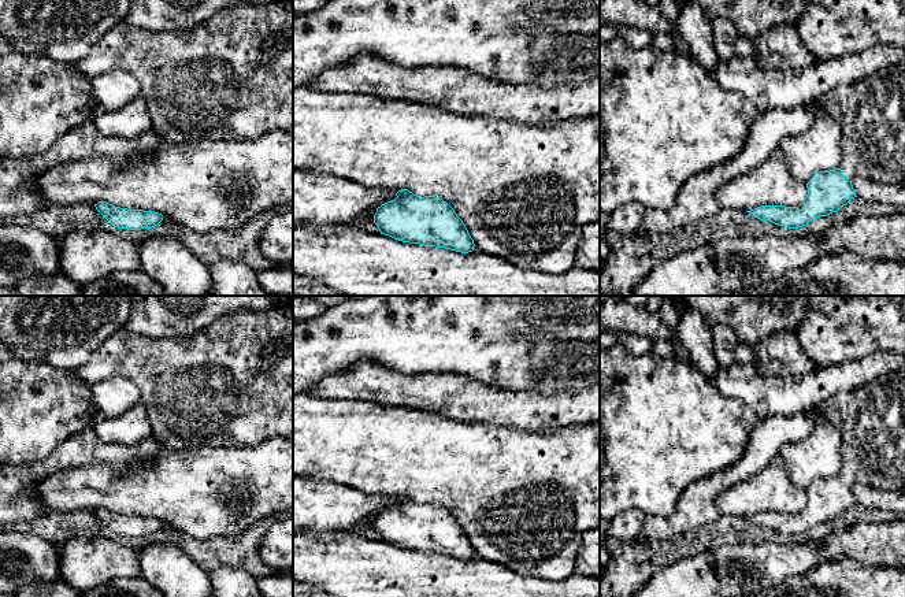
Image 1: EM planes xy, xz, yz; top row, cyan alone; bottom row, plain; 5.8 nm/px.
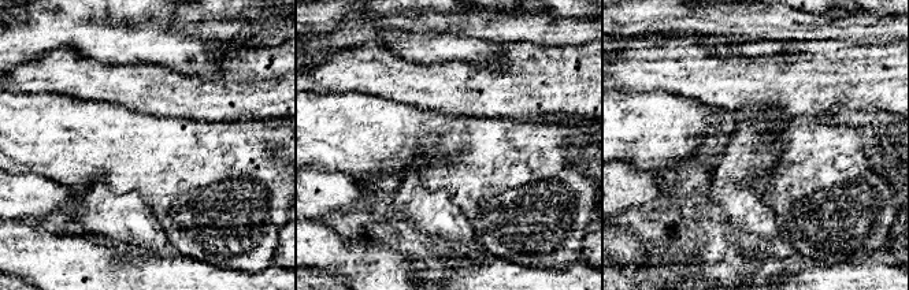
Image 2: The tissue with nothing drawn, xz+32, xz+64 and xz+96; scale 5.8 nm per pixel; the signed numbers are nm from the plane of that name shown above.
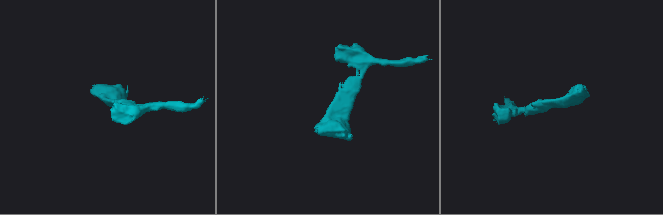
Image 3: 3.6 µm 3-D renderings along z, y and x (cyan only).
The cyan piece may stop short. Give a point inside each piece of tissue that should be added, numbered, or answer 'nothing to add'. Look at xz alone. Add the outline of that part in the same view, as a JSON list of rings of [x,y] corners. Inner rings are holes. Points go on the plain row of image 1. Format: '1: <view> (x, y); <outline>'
nothing to add

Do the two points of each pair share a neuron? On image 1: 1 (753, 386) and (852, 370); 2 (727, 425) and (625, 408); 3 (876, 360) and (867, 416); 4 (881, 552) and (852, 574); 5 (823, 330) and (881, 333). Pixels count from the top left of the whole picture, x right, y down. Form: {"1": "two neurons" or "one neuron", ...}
{"1": "one neuron", "2": "one neuron", "3": "two neurons", "4": "two neurons", "5": "one neuron"}

